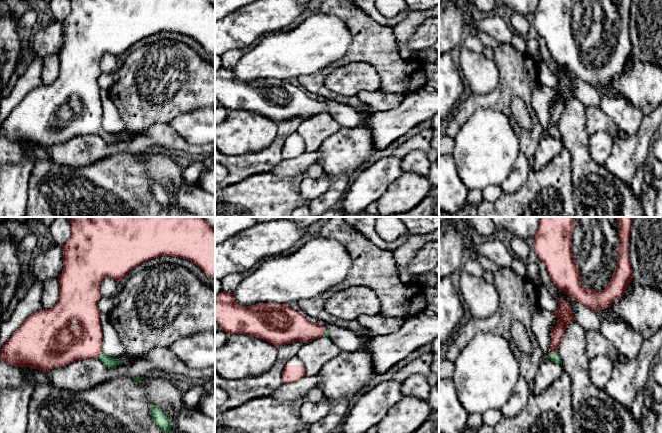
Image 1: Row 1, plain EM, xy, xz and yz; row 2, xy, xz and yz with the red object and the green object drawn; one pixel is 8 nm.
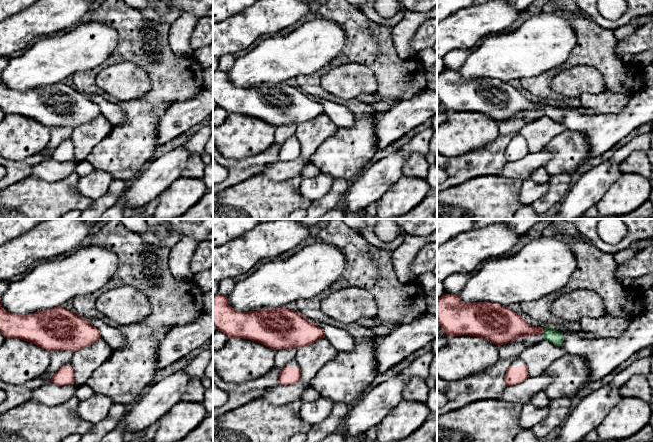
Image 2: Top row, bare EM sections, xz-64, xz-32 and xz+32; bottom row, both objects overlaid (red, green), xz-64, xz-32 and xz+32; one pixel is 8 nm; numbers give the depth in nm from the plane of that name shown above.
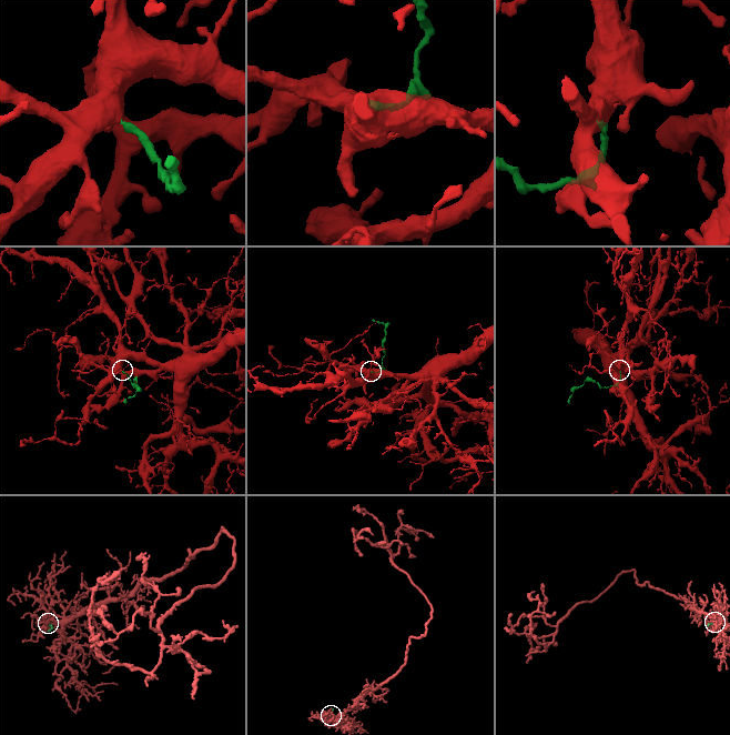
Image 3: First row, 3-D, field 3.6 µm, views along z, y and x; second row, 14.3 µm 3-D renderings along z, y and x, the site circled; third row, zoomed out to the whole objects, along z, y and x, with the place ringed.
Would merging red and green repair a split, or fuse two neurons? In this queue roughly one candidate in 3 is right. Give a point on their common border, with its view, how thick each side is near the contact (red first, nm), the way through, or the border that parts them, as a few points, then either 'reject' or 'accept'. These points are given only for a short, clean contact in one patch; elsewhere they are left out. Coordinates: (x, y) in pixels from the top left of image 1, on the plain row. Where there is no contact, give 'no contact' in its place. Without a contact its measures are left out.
yz (553, 128) | 110/80 nm | across yz (557, 108), (553, 128), (554, 133) | accept

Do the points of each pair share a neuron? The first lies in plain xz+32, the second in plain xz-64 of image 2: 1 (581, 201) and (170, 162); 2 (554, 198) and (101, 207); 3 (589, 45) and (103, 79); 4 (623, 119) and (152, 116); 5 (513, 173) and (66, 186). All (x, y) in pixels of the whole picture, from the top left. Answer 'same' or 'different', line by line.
1: same
2: same
3: different
4: different
5: different

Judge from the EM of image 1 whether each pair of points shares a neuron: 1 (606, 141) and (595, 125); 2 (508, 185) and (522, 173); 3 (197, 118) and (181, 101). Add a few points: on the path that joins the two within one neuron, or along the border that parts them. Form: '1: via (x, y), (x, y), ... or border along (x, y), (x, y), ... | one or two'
1: border along (590, 135), (603, 131), (613, 139) | two
2: via (511, 184), (519, 176) | one
3: border along (204, 107), (183, 112), (169, 122) | two

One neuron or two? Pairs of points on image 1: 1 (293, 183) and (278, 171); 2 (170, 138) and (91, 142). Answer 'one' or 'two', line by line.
1: two
2: one

